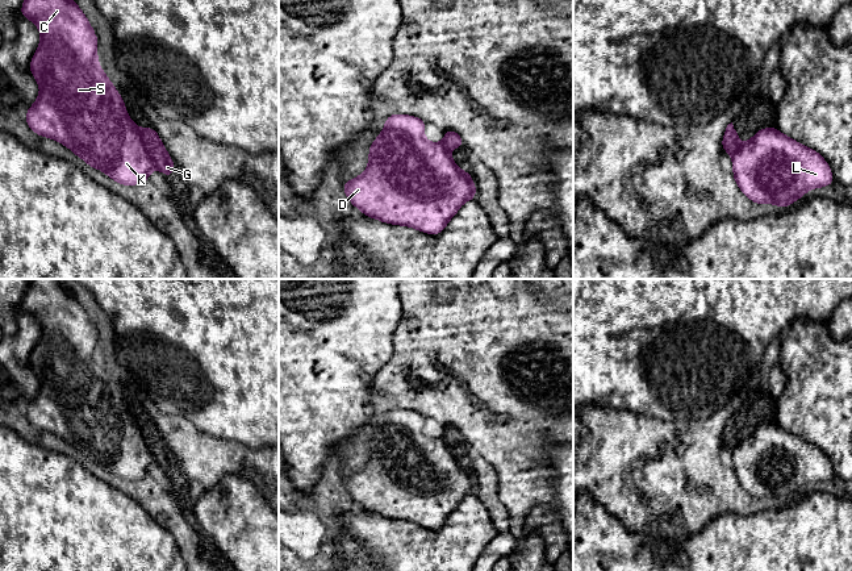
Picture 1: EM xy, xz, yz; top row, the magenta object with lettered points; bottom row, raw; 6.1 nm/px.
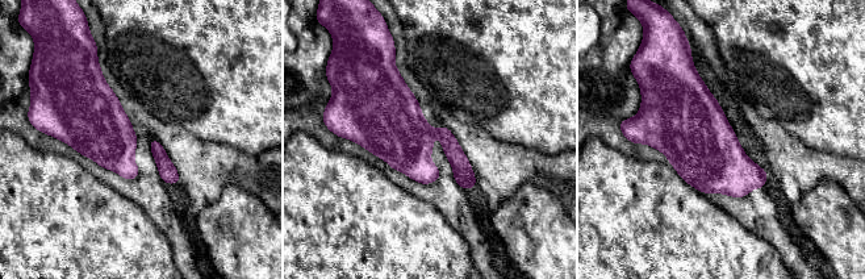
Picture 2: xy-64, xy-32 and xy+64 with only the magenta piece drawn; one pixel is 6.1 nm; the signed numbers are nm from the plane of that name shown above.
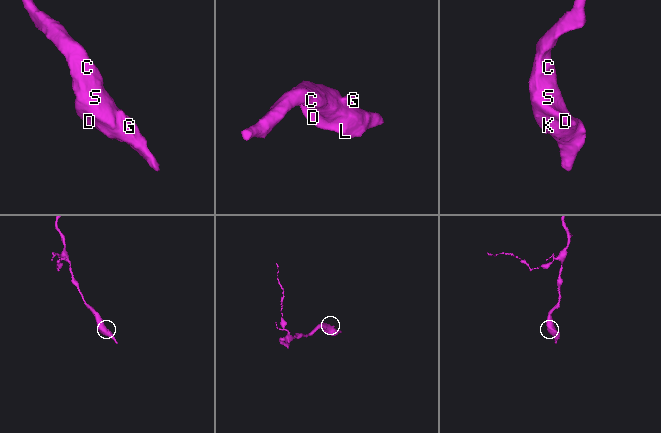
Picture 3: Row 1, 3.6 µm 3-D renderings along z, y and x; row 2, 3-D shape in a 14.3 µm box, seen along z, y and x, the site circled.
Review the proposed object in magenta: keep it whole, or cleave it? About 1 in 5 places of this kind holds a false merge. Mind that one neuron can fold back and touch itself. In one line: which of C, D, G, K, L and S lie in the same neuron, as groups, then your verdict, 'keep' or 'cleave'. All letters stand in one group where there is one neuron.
C D K L S / G; cleave

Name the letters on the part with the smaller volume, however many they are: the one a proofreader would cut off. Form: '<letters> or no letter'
G

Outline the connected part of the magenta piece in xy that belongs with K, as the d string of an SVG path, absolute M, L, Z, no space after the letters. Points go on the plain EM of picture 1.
M28 279L20 308L41 326L41 338L30 355L30 367L41 382L37 396L28 403L26 418L41 432L53 433L85 455L89 462L104 466L124 480L143 479L155 463L146 446L139 424L126 409L125 396L101 364L97 355L97 330L85 309L63 283L57 279Z

